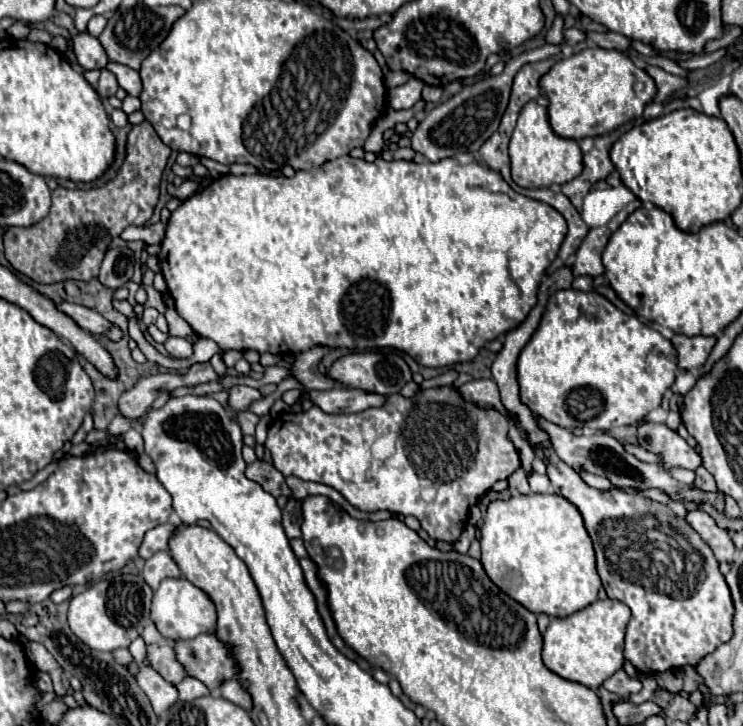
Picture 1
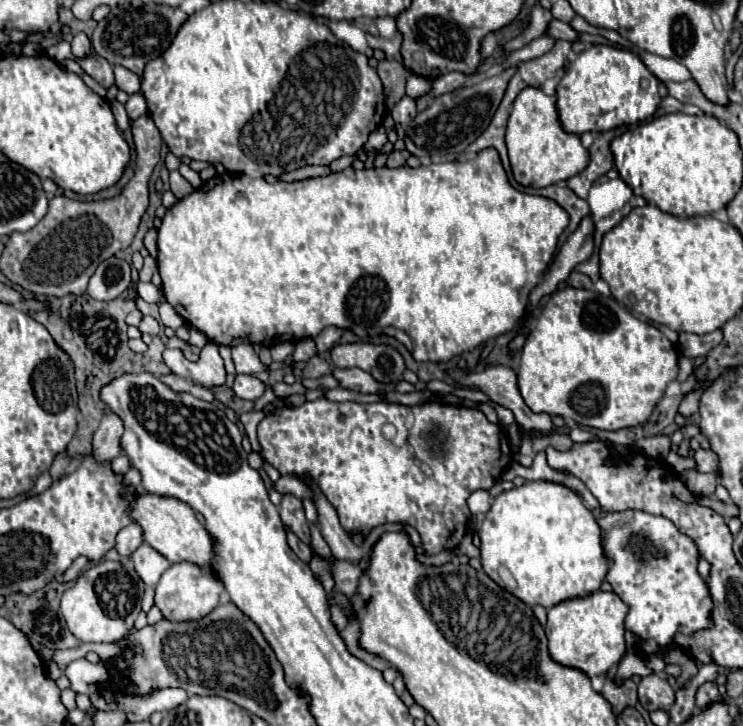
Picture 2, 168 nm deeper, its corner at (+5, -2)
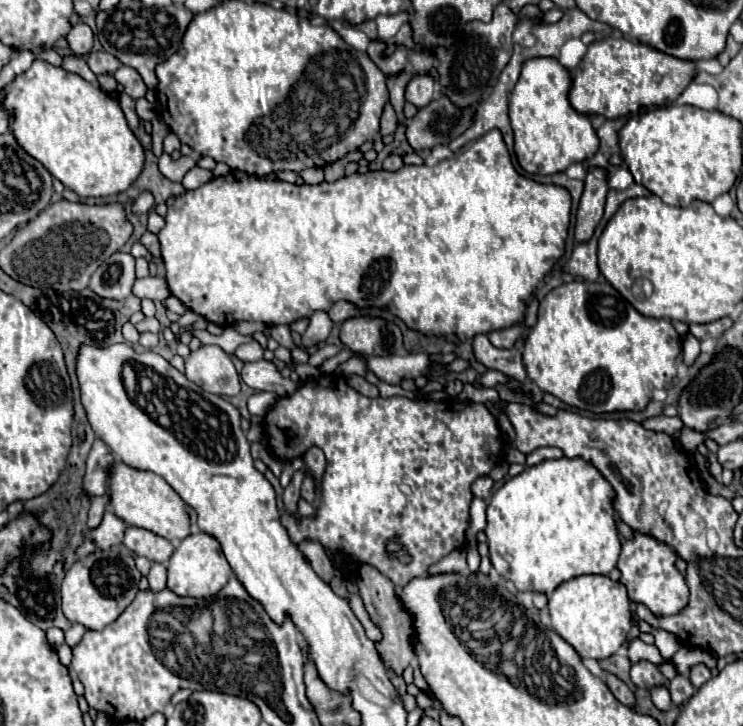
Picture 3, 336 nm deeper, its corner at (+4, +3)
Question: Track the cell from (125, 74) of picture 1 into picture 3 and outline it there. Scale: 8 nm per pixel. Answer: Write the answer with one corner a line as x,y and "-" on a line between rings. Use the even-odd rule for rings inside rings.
120,66
120,68
116,70
114,78
118,80
118,84
124,86
124,92
126,92
130,98
134,98
134,100
142,98
142,96
146,94
146,90
148,90
146,84
144,84
144,80
142,80
142,76
140,76
134,68
130,68
130,66

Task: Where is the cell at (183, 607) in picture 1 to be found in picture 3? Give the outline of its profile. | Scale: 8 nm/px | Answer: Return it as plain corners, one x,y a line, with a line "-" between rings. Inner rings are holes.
204,532
180,540
180,544
176,546
174,554
168,560
166,570
168,570
166,588
178,596
192,596
192,598
216,596
218,590
222,590
222,586
226,586
226,582
232,576
232,570
220,550
220,544

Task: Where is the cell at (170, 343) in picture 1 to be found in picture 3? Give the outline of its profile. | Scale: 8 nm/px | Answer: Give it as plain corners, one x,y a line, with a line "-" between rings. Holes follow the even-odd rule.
202,346
186,358
186,378
202,386
202,390
236,396
240,392
240,378
232,358
220,346

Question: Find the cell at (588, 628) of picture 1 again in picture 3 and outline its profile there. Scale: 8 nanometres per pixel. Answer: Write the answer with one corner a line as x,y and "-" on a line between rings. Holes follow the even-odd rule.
578,576
560,584
550,600
548,614
552,628
578,652
580,658
604,660
616,654
624,644
630,624
630,600
626,588
620,582
612,582
608,576

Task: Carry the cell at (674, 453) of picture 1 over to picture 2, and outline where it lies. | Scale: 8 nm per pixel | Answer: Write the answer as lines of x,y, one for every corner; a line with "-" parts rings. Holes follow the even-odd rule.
699,449
699,451
695,451
695,455
693,455
693,459
697,461
697,469
699,471
703,471
703,473
715,473
717,471
717,463
719,463
719,459
717,459
717,455
713,453
713,451
705,451
705,449

